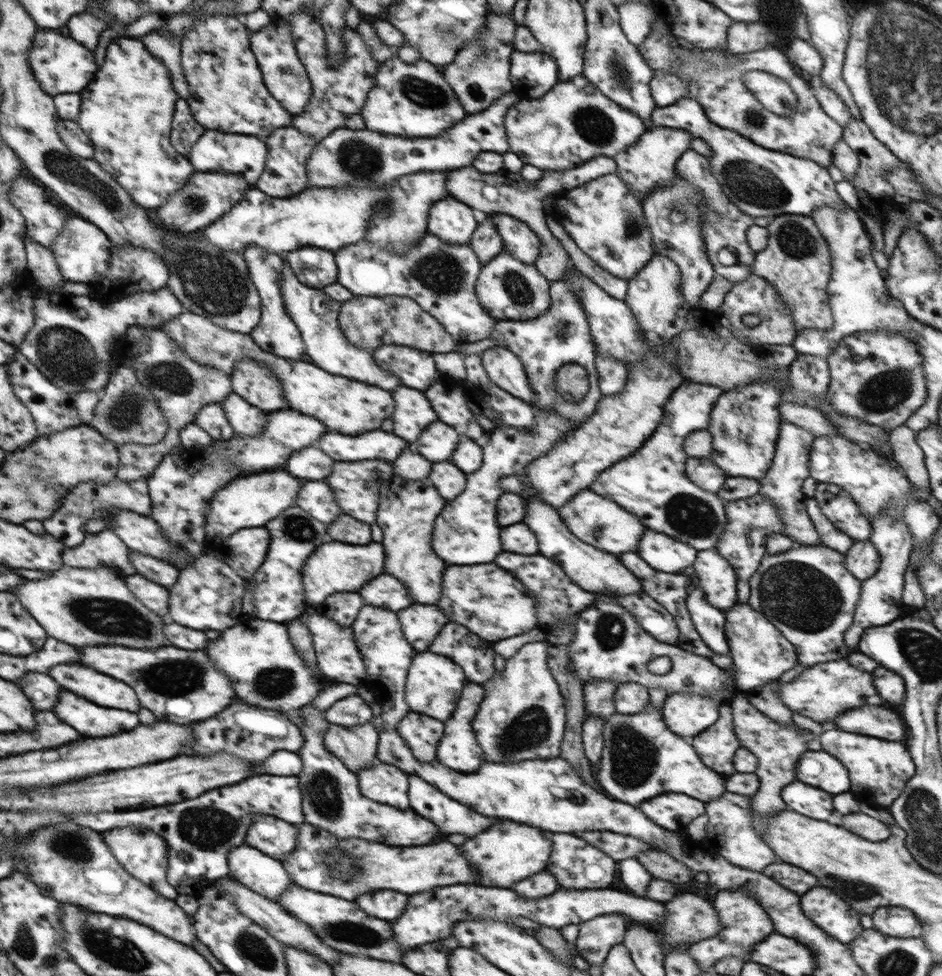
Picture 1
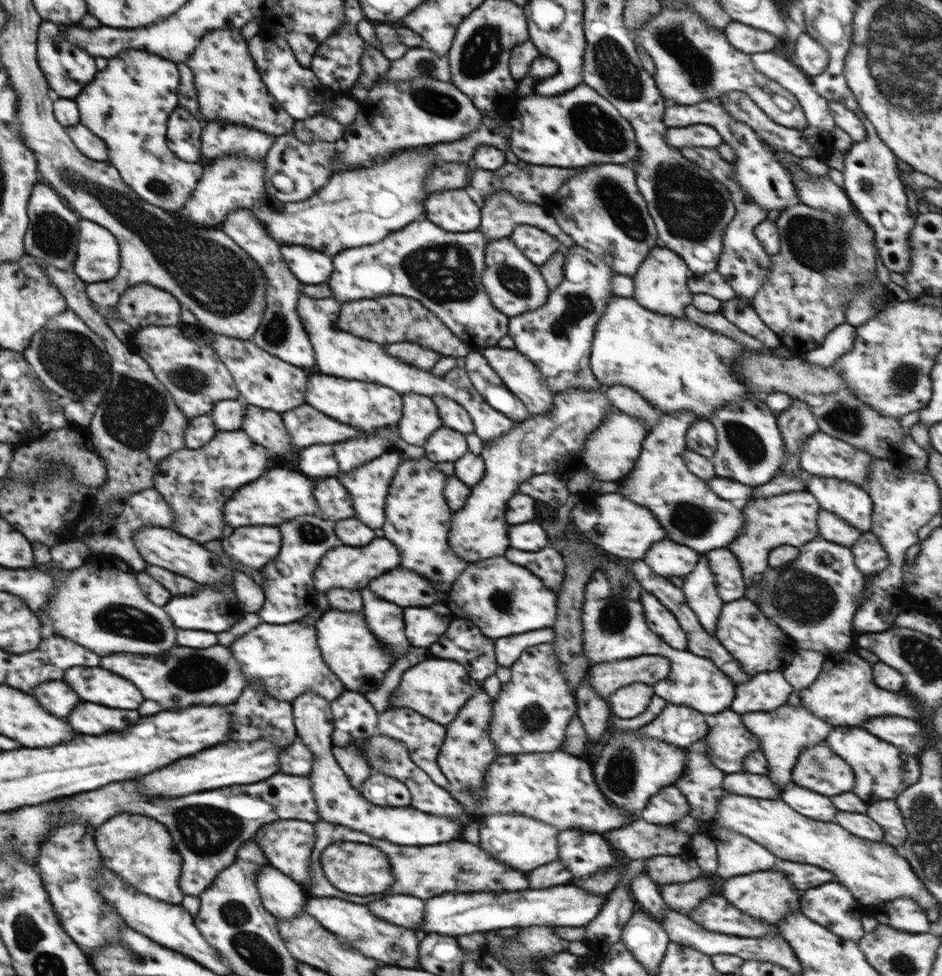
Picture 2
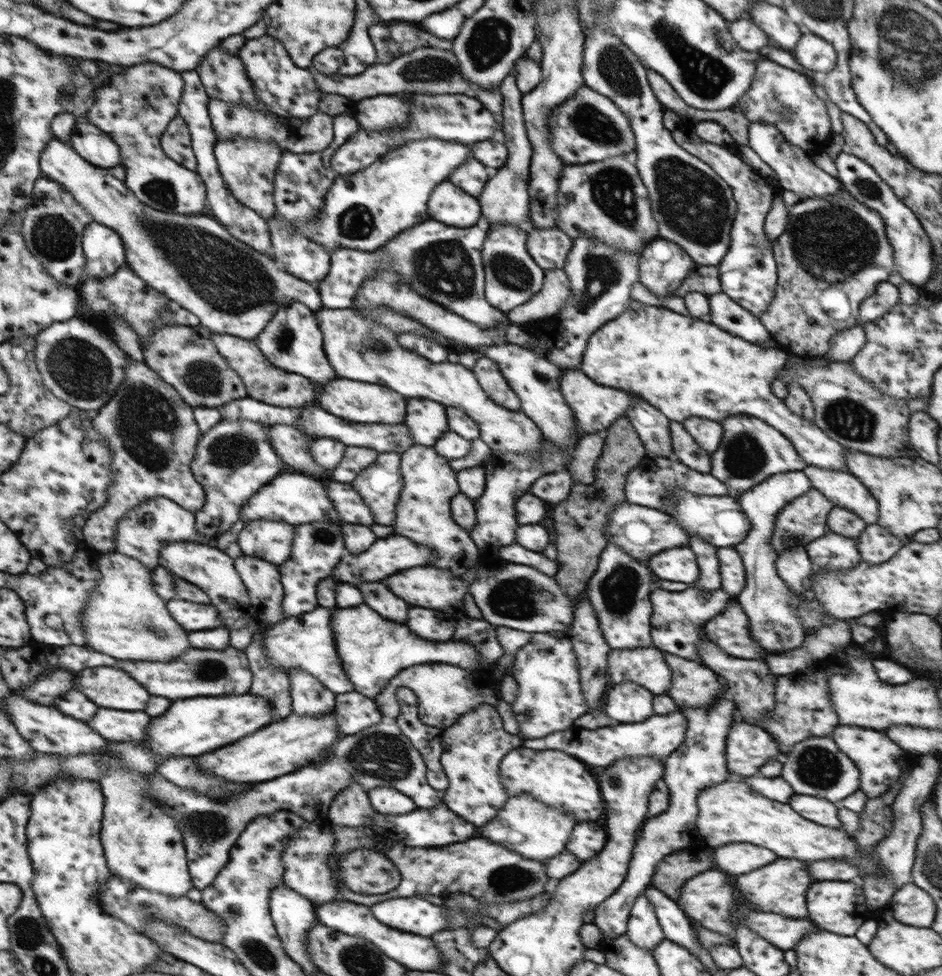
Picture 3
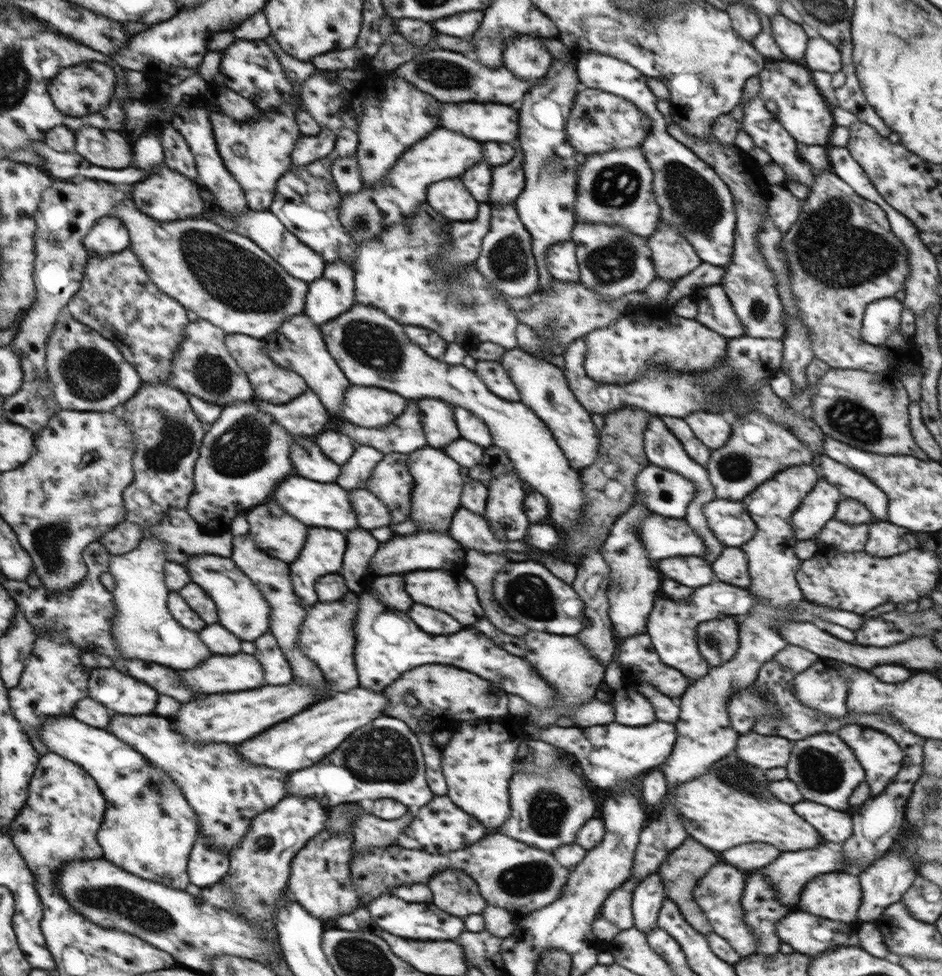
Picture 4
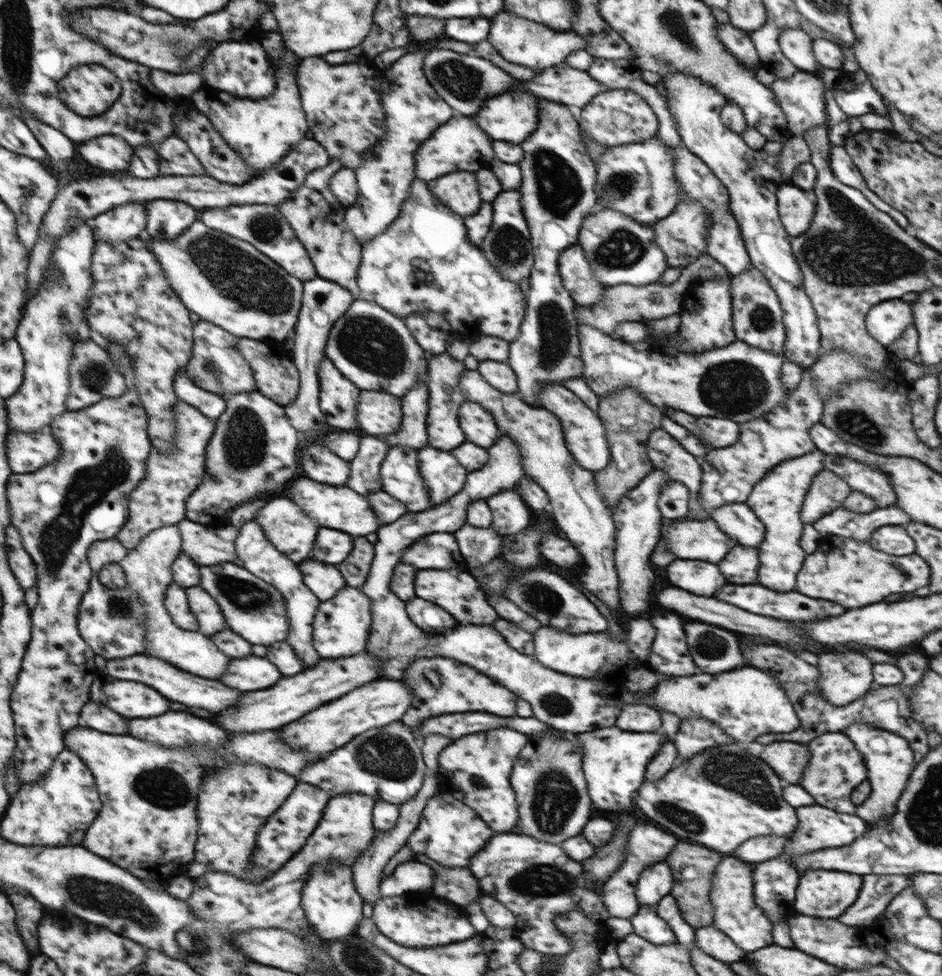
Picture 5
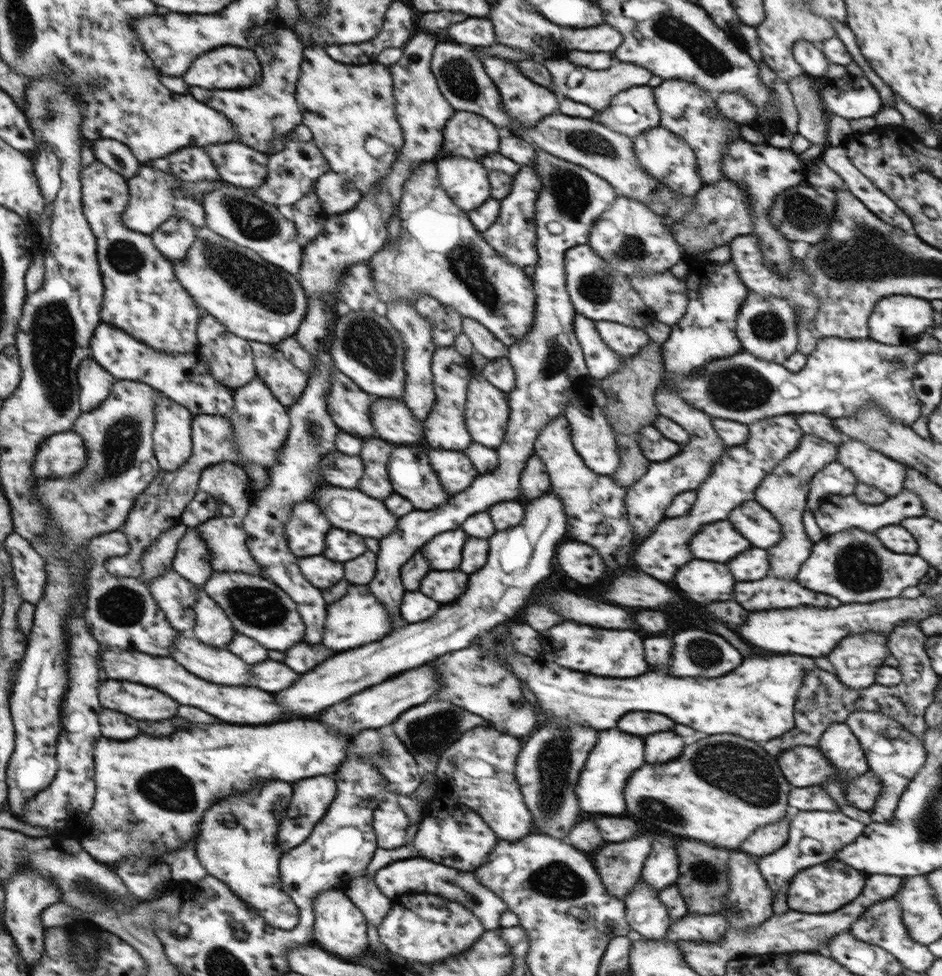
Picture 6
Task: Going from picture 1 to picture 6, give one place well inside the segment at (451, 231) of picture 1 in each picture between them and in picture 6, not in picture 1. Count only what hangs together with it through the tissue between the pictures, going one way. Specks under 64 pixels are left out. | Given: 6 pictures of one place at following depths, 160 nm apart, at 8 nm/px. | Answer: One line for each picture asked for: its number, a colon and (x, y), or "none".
2: (452, 210)
3: (448, 204)
4: (450, 198)
5: (458, 190)
6: (465, 181)

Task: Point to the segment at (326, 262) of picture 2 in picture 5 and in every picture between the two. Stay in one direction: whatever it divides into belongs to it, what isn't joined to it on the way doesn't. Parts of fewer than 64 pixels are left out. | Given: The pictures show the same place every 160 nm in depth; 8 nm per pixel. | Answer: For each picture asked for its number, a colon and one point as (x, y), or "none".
3: (304, 259)
4: (263, 227)
5: (263, 226)

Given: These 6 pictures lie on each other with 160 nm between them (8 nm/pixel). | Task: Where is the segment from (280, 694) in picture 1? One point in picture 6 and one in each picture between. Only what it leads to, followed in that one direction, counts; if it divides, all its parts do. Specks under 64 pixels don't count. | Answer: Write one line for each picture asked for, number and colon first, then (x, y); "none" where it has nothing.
2: (286, 660)
3: (307, 643)
4: (327, 637)
5: (348, 614)
6: (358, 617)

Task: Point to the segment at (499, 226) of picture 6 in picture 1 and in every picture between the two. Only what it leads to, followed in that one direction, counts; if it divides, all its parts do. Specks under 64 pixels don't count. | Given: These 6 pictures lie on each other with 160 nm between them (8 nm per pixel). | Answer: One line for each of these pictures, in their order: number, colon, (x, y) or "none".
1: (509, 289)
2: (515, 285)
3: (512, 277)
4: (507, 261)
5: (507, 246)

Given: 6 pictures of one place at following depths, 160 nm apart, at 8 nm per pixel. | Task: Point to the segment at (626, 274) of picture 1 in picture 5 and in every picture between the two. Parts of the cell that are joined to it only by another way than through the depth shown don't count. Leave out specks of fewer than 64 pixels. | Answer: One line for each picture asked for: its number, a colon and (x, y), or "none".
2: (602, 209)
3: (607, 200)
4: (615, 187)
5: (638, 180)

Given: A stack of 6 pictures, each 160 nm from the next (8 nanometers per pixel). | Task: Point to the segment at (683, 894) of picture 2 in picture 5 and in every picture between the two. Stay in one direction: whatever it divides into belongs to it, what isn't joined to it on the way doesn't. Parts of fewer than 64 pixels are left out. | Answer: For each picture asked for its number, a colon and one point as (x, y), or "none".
3: (707, 898)
4: (718, 893)
5: (731, 894)

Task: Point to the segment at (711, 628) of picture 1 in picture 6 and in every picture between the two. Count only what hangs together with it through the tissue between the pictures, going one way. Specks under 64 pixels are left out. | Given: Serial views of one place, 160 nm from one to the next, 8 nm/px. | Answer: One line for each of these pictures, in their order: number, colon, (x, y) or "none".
2: (701, 595)
3: (710, 579)
4: (662, 448)
5: (666, 453)
6: (656, 447)

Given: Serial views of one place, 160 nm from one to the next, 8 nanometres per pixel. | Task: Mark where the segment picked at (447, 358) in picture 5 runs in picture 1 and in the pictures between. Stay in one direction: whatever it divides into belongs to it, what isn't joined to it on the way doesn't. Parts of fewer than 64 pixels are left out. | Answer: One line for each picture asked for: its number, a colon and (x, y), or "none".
1: (413, 413)
2: (420, 419)
3: (427, 420)
4: (438, 422)

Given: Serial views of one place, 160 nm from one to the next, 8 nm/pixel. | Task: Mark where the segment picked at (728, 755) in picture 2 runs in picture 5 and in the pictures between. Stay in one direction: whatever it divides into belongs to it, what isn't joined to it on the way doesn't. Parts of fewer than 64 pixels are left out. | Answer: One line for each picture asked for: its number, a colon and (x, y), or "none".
3: (748, 747)
4: (762, 751)
5: (788, 759)

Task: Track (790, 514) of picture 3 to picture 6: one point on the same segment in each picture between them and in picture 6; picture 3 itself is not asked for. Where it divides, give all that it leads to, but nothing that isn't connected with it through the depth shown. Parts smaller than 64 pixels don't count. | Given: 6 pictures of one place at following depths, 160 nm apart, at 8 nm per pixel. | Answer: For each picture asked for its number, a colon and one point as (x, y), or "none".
4: (819, 506)
5: (827, 492)
6: (834, 478)

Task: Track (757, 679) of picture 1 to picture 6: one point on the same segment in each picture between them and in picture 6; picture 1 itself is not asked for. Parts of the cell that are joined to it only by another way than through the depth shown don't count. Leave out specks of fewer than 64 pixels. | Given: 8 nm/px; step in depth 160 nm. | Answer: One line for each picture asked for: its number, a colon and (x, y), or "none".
2: (759, 645)
3: (730, 631)
4: (718, 640)
5: (714, 650)
6: (696, 653)

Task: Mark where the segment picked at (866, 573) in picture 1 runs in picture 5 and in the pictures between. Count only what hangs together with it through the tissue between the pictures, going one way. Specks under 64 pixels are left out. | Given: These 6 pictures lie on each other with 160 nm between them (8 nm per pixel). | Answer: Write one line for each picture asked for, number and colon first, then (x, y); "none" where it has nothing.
2: (870, 558)
3: (876, 545)
4: (885, 539)
5: (894, 540)

